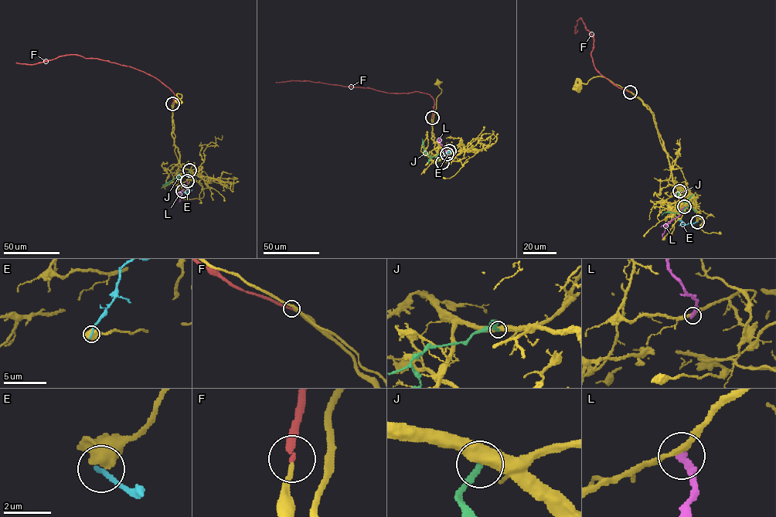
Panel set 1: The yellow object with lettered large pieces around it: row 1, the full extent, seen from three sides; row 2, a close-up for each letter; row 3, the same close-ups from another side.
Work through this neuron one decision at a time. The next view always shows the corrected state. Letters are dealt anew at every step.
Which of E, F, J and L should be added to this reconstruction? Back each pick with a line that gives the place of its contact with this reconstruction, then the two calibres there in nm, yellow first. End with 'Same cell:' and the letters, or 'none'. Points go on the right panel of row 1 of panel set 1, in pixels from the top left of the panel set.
F: contact (630, 92); calibres 180 and 200 nm
Same cell: F

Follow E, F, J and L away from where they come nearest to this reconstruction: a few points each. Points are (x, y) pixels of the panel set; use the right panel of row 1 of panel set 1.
E: (697, 222), (685, 225), (678, 220)
F: (630, 92), (611, 83), (596, 69), (591, 56), (593, 36), (581, 18), (574, 32), (577, 30)
J: (679, 191), (678, 196), (689, 205), (682, 212), (665, 212), (661, 215)
L: (685, 206), (680, 215), (667, 225), (662, 237)

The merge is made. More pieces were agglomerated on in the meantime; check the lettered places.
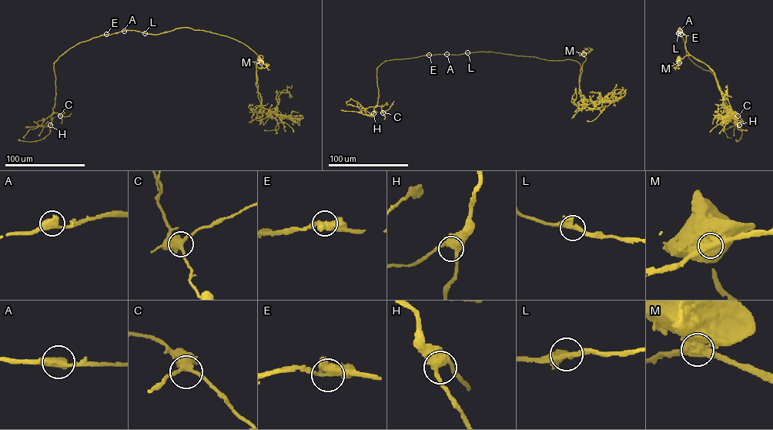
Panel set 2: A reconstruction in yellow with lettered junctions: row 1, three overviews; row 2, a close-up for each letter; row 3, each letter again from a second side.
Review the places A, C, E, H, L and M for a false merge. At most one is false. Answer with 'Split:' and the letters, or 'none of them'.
Split: M

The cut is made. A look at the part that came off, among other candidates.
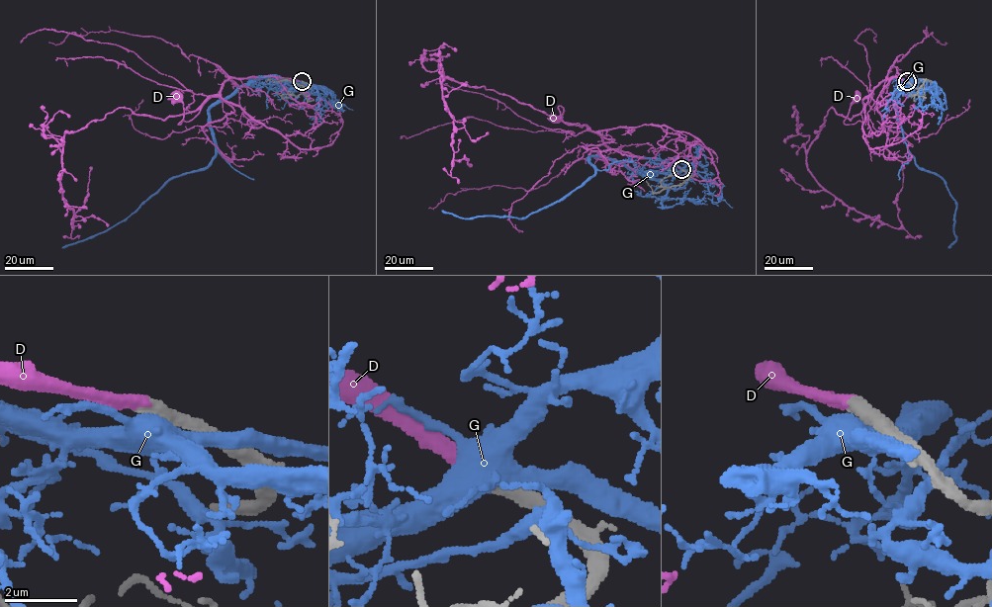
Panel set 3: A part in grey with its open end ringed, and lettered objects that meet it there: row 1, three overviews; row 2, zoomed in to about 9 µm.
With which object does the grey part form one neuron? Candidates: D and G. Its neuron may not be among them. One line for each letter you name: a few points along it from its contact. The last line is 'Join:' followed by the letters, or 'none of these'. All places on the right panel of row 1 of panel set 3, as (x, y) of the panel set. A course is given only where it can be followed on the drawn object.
D: it runs (908, 81), (896, 76), (886, 77), (862, 101), (862, 121), (846, 125), (851, 104), (857, 97)
Join: D

